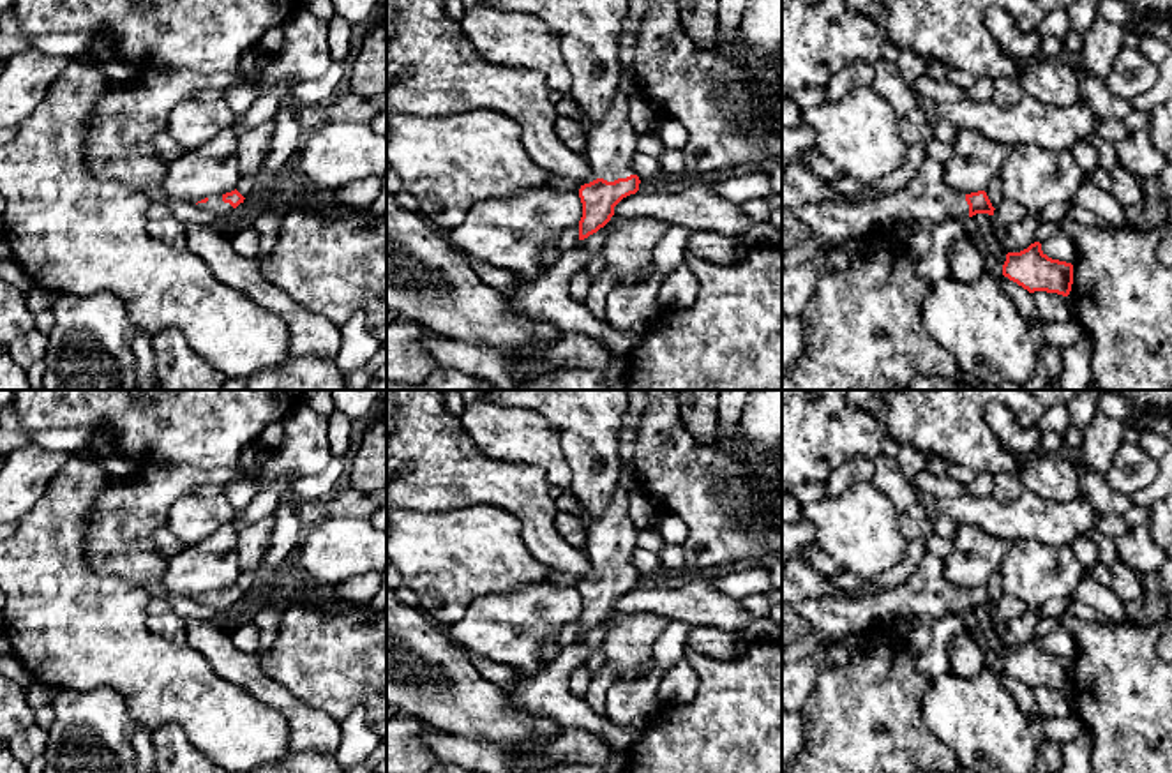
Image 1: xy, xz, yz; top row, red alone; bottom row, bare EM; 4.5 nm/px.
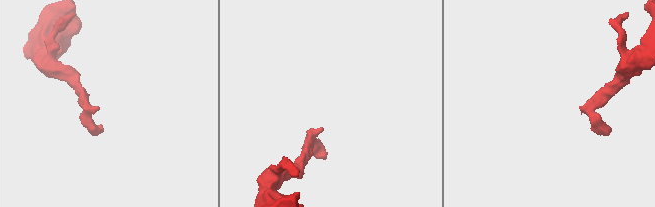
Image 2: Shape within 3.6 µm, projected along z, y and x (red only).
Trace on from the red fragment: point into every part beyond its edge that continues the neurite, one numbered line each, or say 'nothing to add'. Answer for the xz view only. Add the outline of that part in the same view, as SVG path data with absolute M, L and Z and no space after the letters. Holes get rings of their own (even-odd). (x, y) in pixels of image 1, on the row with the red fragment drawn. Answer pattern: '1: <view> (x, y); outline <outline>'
1: xz (611, 143); outline M627 0L621 25L618 60L620 79L616 94L600 122L593 122L586 134L586 157L597 178L614 182L634 175L632 157L637 154L639 134L628 122L628 102L635 90L628 72L634 67L634 41L646 14L644 0Z

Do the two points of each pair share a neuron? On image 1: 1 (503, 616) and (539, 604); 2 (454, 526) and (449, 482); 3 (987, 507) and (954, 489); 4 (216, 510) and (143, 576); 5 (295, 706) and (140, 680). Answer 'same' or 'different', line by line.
1: same
2: different
3: different
4: different
5: different

